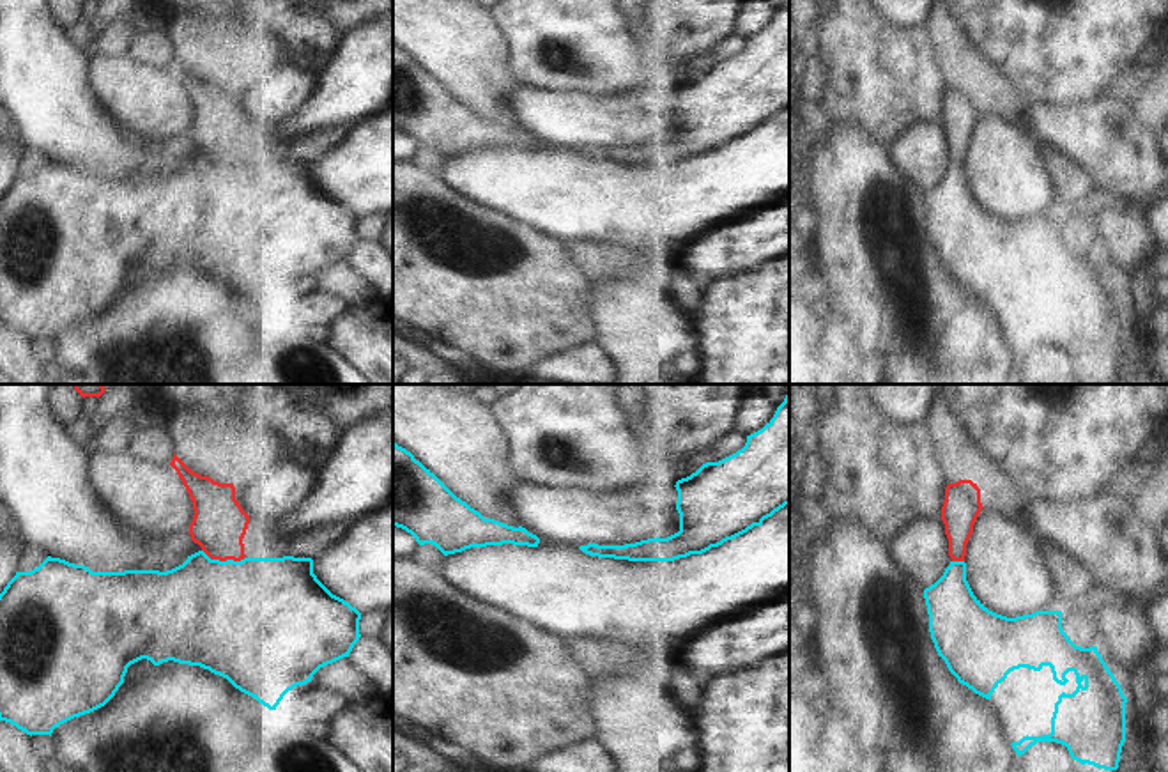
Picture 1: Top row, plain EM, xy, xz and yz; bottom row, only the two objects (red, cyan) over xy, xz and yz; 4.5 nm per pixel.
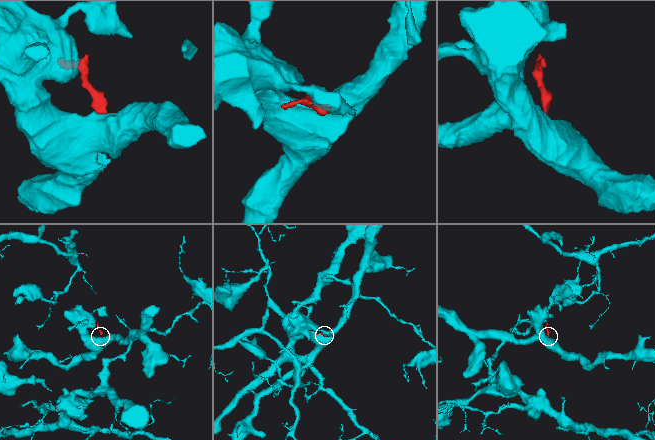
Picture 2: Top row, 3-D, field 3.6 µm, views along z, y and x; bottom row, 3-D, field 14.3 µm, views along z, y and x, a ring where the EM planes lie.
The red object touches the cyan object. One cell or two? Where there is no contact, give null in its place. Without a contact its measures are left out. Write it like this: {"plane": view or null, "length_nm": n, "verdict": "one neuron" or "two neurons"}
{"plane": "xy", "length_nm": 200, "verdict": "one neuron"}

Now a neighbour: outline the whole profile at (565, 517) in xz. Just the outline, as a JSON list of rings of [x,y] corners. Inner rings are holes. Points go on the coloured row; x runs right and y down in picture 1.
[[[522,480],[510,503],[522,528],[559,547],[625,545],[680,531],[674,485],[588,492]]]

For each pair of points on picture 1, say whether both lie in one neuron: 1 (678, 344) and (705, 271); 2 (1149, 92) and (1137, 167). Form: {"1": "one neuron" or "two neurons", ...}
{"1": "two neurons", "2": "two neurons"}

